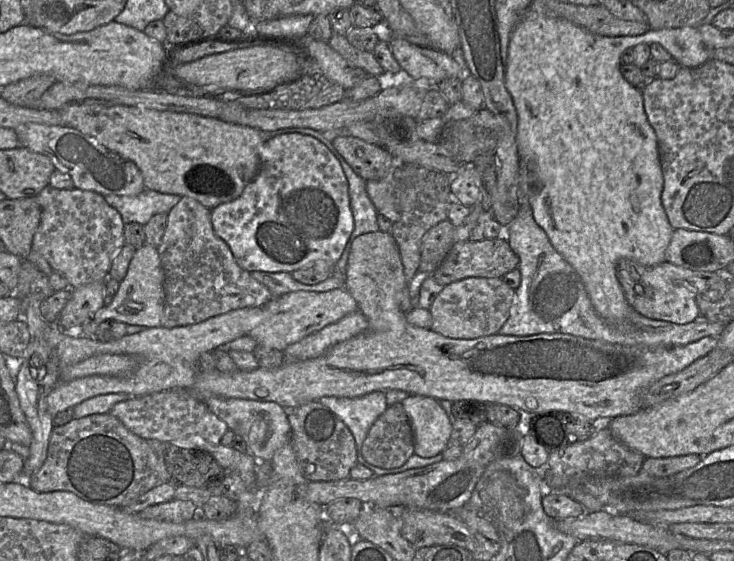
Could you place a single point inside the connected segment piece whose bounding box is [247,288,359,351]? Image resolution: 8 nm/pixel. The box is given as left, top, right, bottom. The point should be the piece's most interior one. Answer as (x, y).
(287, 319)

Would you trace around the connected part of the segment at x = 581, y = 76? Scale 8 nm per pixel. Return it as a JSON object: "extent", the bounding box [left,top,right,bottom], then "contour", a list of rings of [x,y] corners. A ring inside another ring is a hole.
{"extent":[504,7,715,322],"contour":[[[528,7],[511,33],[508,58],[505,65],[504,84],[512,97],[517,113],[516,144],[519,157],[520,159],[531,161],[537,173],[538,189],[529,198],[533,218],[544,230],[554,249],[580,276],[596,313],[608,322],[620,322],[630,311],[634,311],[628,304],[616,276],[618,260],[628,258],[644,266],[655,266],[664,262],[665,252],[674,231],[661,203],[664,180],[659,159],[657,136],[644,110],[642,90],[630,84],[620,72],[620,56],[622,52],[641,43],[662,45],[680,67],[699,67],[703,65],[712,58],[712,51],[715,49],[706,45],[697,27],[650,29],[644,34],[632,36],[601,36],[566,19],[539,14]]]}

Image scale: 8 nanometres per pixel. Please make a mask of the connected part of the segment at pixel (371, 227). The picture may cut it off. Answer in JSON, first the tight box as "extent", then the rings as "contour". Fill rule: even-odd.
{"extent":[285,128,378,242],"contour":[[[285,128],[285,131],[296,132],[295,134],[305,134],[316,138],[328,147],[339,160],[348,181],[350,206],[354,218],[354,229],[348,242],[353,242],[356,237],[362,234],[378,231],[378,213],[367,194],[366,181],[354,172],[340,153],[334,148],[333,143],[326,139],[322,132],[310,128]]]}

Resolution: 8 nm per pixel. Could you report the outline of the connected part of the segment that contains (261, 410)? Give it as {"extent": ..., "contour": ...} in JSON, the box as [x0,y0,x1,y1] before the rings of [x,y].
{"extent":[200,396,290,462],"contour":[[[217,396],[200,398],[218,418],[227,424],[229,430],[244,439],[248,446],[247,453],[257,461],[270,462],[275,452],[290,442],[288,410],[275,402]]]}

